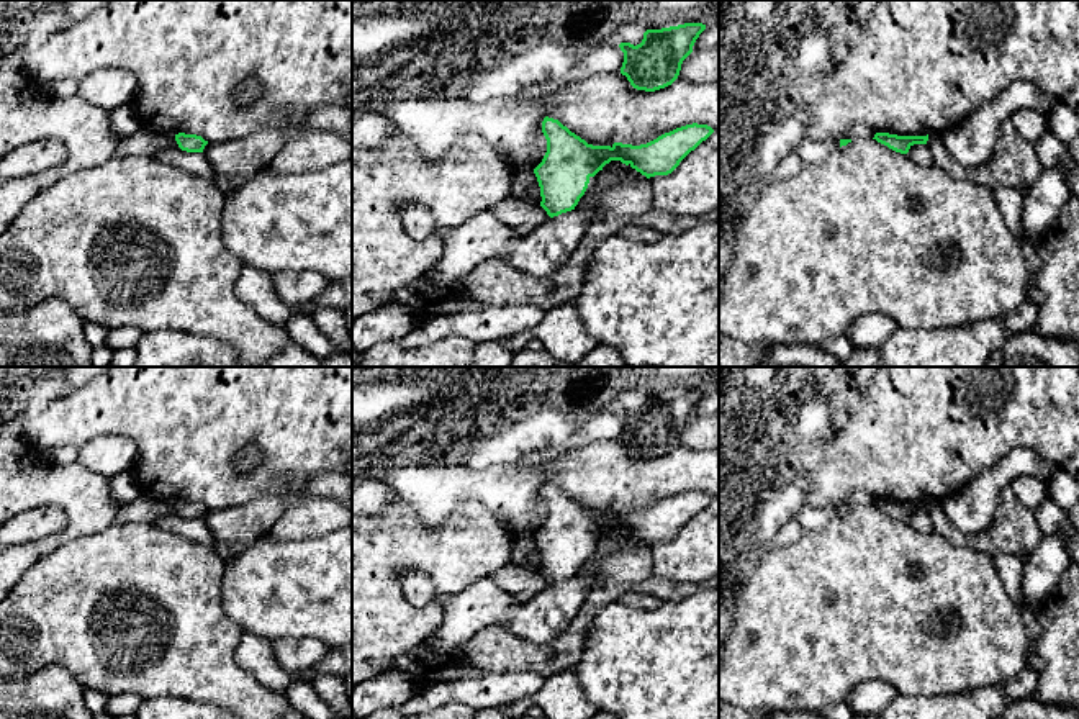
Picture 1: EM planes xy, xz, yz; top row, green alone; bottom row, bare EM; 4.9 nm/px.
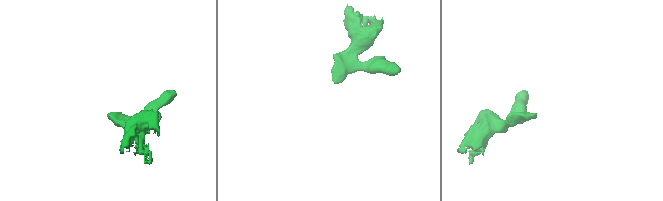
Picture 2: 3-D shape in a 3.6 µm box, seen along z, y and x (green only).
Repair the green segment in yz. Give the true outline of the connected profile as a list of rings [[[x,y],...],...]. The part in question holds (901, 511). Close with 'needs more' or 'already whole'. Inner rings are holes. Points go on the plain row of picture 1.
[[[876,500],[874,504],[878,509],[887,513],[889,516],[907,521],[914,511],[927,511],[927,503],[897,503],[889,500]]]; already whole

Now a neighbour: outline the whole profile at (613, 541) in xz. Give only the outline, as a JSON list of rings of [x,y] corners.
[[[611,527],[594,544],[589,544],[588,555],[575,577],[593,577],[604,558],[622,550],[635,550],[640,545],[647,544],[632,536],[630,531],[625,532],[621,527]]]

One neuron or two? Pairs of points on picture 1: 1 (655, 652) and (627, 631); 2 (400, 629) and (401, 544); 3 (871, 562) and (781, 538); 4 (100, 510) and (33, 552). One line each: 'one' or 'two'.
1: one
2: one
3: two
4: one

